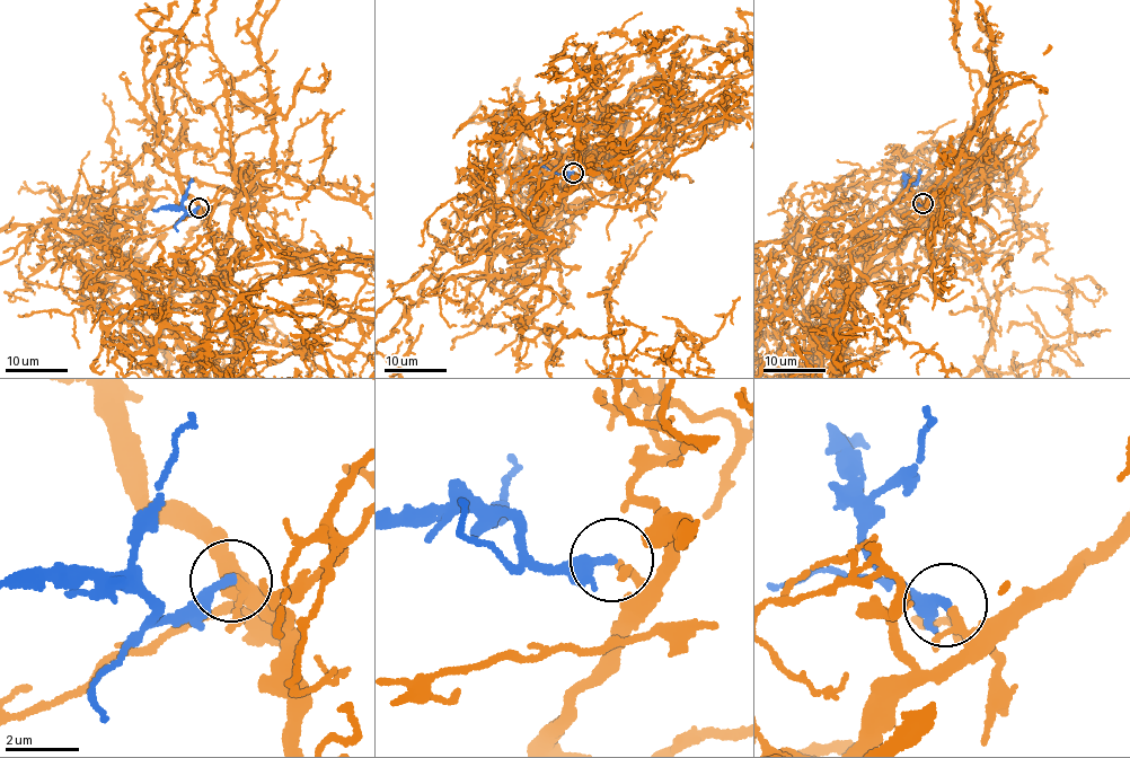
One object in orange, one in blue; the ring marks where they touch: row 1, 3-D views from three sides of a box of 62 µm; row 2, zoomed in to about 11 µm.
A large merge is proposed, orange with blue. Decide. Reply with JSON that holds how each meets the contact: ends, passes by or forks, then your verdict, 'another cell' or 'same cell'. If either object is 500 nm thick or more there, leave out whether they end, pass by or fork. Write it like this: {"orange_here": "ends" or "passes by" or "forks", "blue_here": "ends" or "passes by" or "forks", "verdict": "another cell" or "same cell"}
{"orange_here": "passes by", "blue_here": "ends", "verdict": "same cell"}

